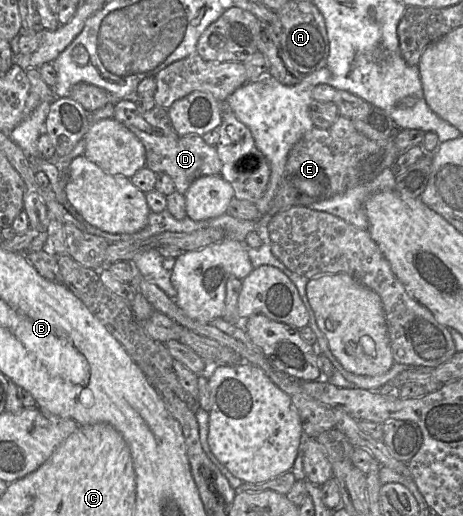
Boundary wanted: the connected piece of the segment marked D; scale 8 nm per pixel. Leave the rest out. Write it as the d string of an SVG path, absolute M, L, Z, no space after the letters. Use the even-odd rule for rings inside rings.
M124 98L114 104L113 118L134 133L145 147L146 166L154 173L166 173L173 181L175 191L185 194L191 183L199 177L219 175L222 162L215 146L208 145L200 135L181 136L173 129L168 110L155 106L144 111L131 98Z

